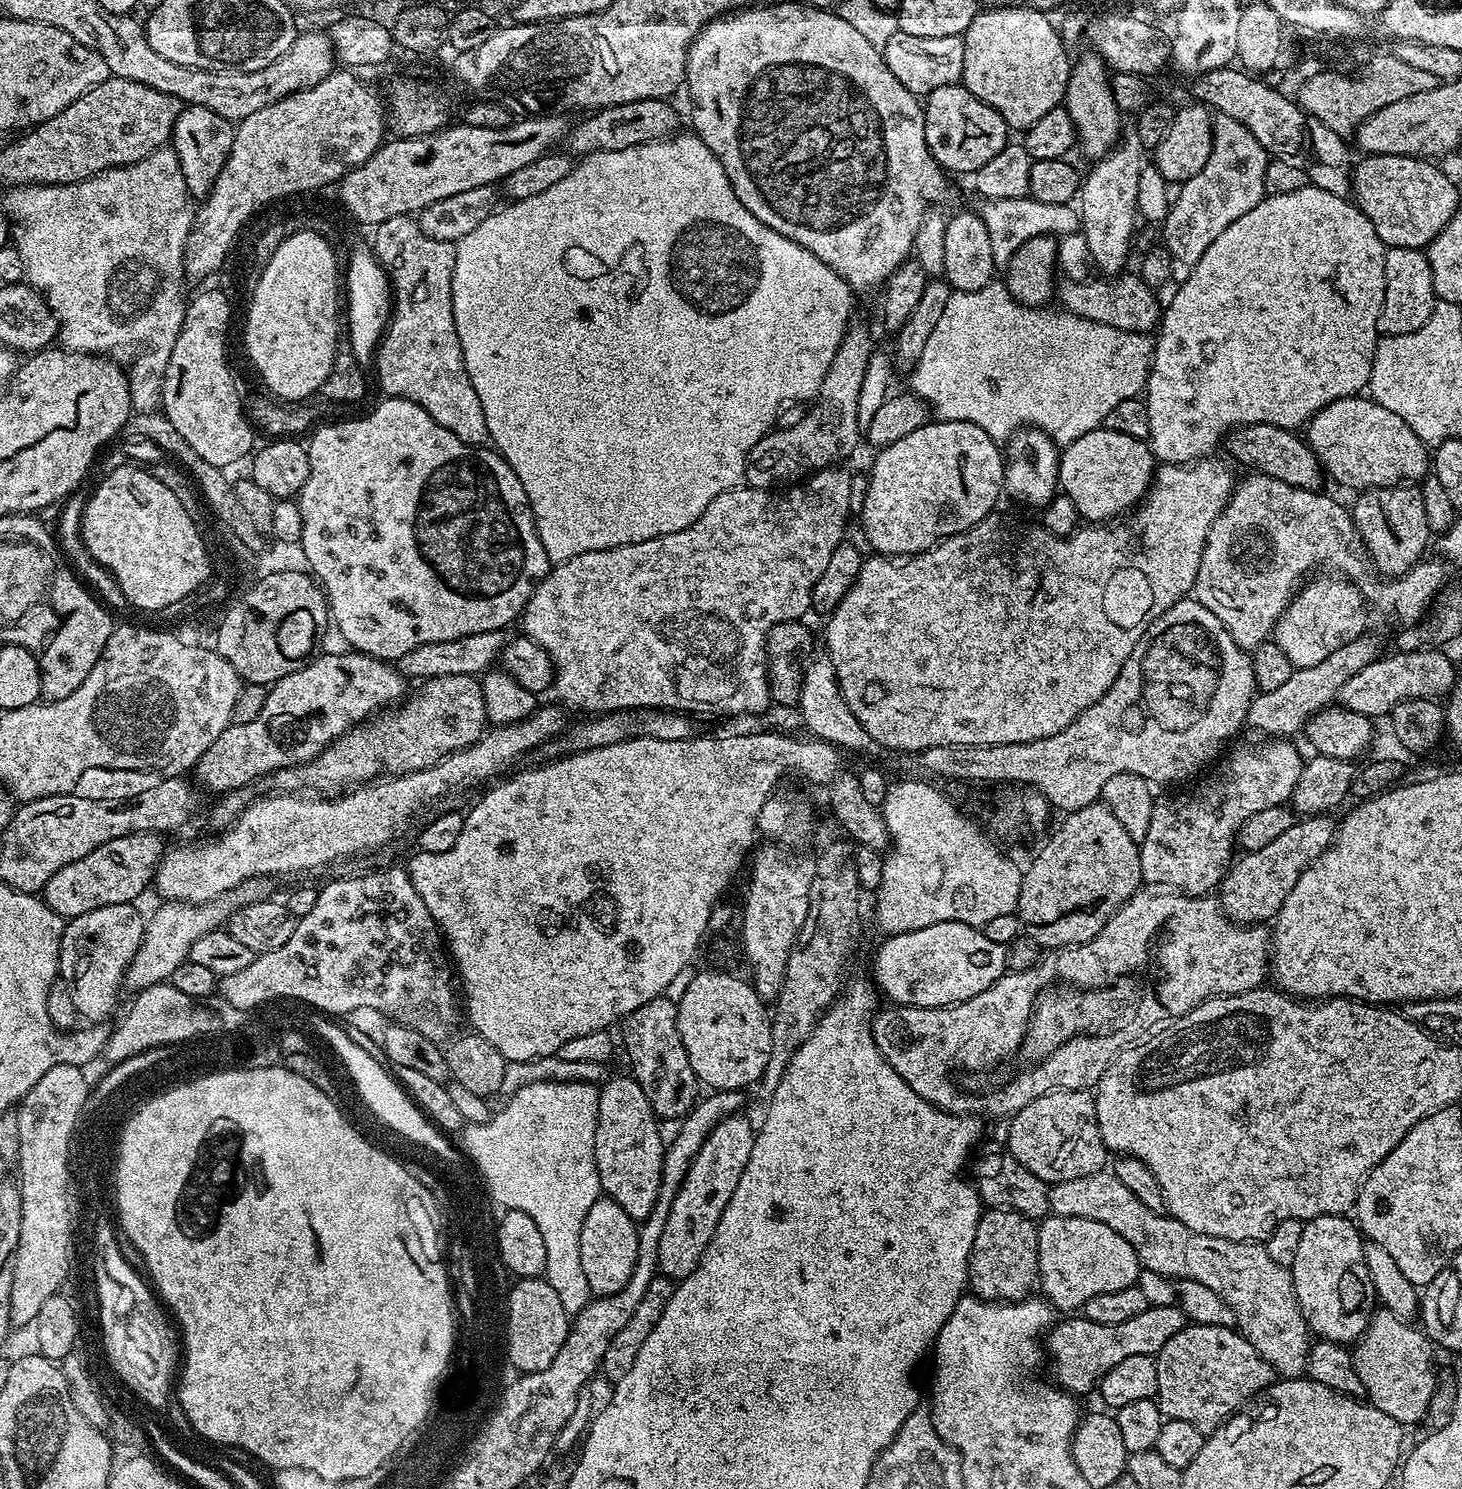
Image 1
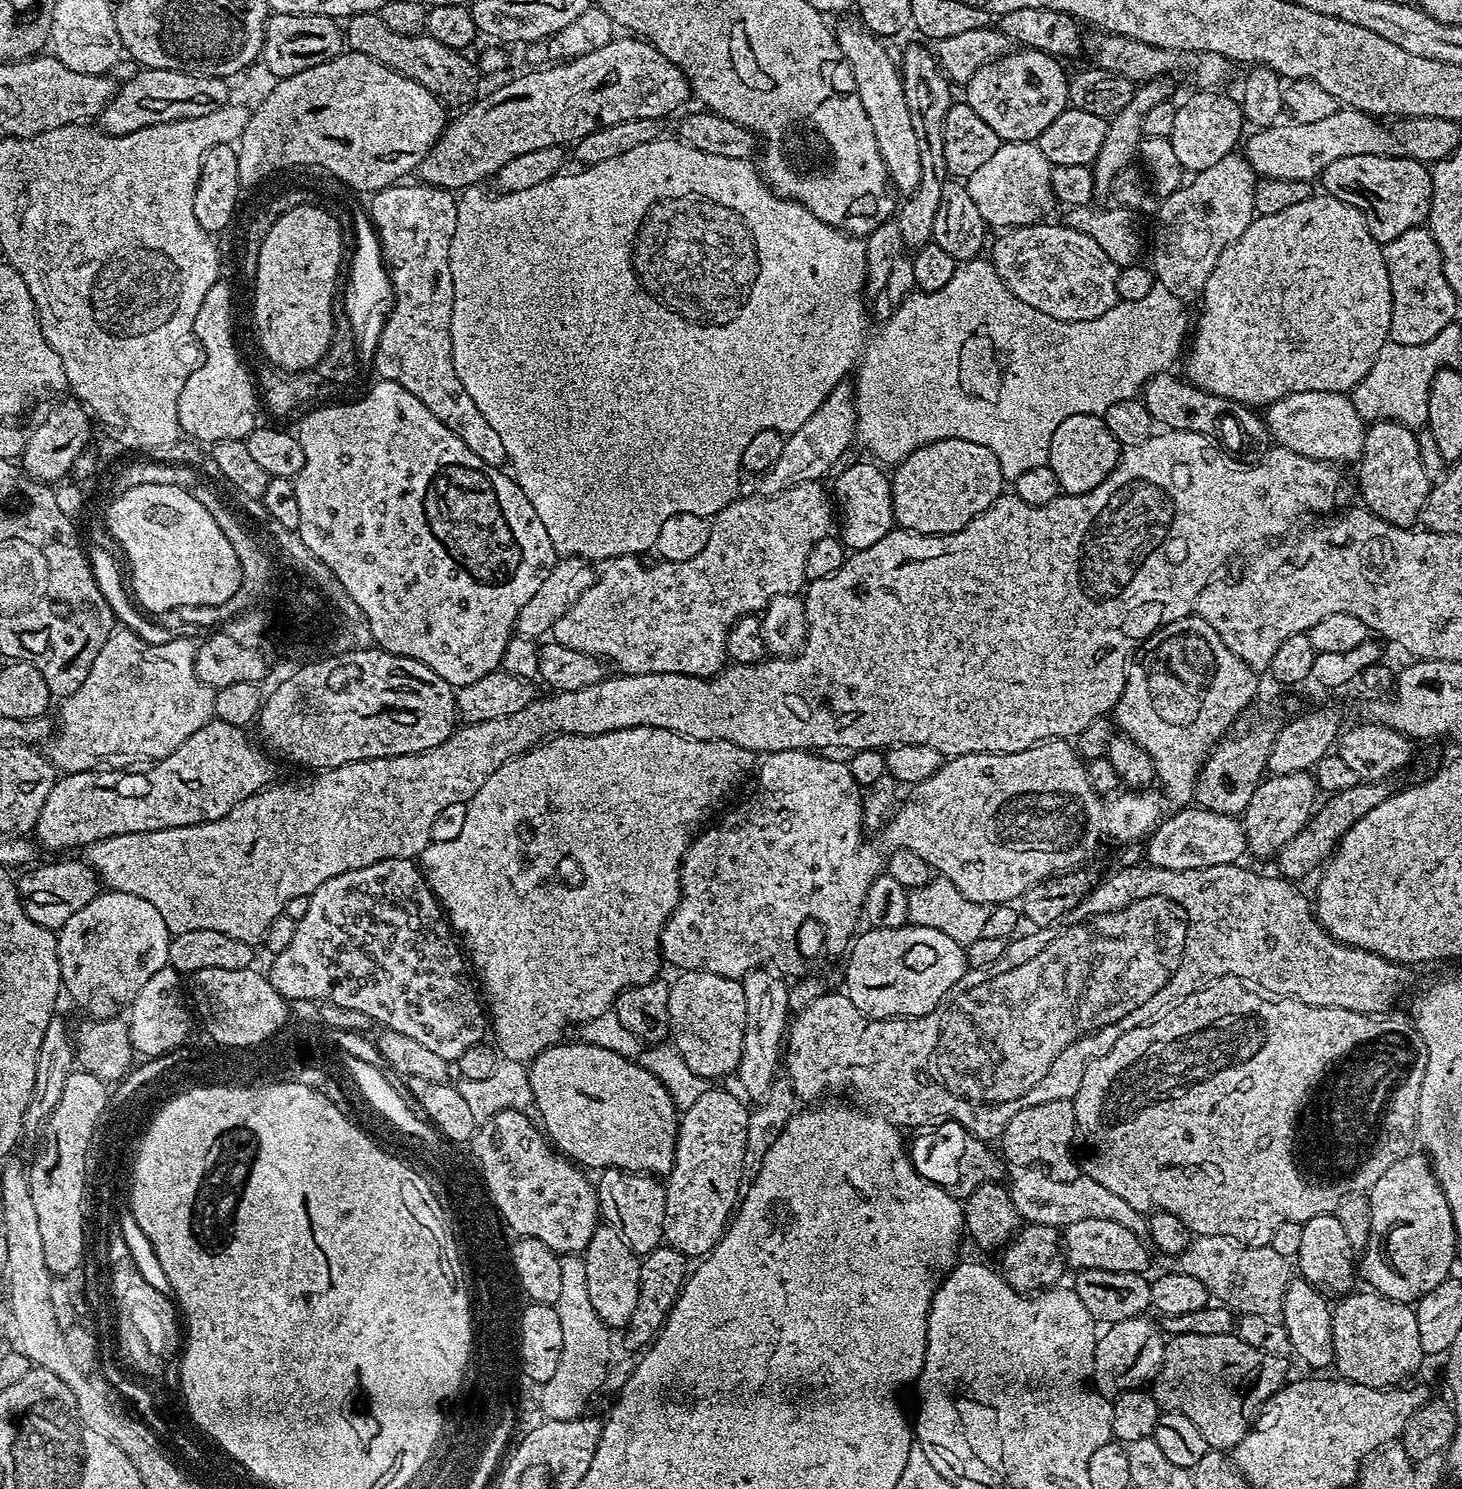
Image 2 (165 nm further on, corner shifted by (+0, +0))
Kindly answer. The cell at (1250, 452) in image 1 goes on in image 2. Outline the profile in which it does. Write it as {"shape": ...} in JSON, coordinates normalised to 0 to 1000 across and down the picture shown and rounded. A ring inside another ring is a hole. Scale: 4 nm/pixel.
{"shape":[[[801,249],[793,250],[787,254],[781,261],[781,268],[784,275],[787,275],[789,283],[791,285],[803,290],[816,290],[823,293],[829,293],[831,287],[841,296],[845,298],[852,293],[854,296],[862,298],[866,296],[866,285],[861,279],[858,279],[856,273],[845,271],[835,266],[829,266],[821,261],[817,261],[812,255],[804,255]]]}

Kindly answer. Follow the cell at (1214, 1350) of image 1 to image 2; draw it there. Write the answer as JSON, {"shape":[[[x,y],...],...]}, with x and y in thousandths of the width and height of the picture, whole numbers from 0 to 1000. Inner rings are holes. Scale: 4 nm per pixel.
{"shape":[[[806,896],[796,903],[796,914],[787,934],[794,948],[811,950],[811,952],[814,952],[814,955],[819,958],[822,966],[825,966],[827,973],[842,974],[856,960],[863,944],[875,932],[878,931],[882,926],[881,915],[879,911],[863,909],[863,907],[852,904],[852,901],[850,901],[845,896]]]}

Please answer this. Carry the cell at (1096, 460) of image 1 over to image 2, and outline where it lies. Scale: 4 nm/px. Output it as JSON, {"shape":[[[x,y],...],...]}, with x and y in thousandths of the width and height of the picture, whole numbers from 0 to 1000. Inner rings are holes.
{"shape":[[[735,278],[735,281],[729,281],[729,283],[721,289],[716,312],[721,316],[721,321],[724,321],[726,328],[730,332],[737,333],[748,329],[748,326],[751,326],[762,316],[767,303],[762,291],[756,289],[754,279]]]}

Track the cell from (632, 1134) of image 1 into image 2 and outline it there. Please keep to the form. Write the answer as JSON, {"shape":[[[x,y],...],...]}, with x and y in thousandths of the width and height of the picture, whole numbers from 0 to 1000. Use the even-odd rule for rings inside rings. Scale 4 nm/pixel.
{"shape":[[[414,784],[410,790],[409,803],[412,821],[423,826],[423,829],[425,829],[425,831],[432,837],[436,844],[440,845],[452,837],[456,818],[454,795],[445,788],[427,787],[425,784]]]}

